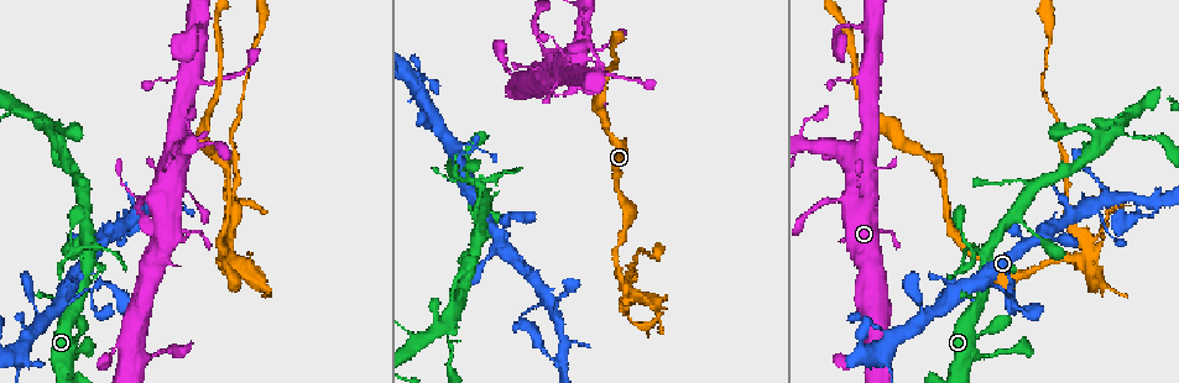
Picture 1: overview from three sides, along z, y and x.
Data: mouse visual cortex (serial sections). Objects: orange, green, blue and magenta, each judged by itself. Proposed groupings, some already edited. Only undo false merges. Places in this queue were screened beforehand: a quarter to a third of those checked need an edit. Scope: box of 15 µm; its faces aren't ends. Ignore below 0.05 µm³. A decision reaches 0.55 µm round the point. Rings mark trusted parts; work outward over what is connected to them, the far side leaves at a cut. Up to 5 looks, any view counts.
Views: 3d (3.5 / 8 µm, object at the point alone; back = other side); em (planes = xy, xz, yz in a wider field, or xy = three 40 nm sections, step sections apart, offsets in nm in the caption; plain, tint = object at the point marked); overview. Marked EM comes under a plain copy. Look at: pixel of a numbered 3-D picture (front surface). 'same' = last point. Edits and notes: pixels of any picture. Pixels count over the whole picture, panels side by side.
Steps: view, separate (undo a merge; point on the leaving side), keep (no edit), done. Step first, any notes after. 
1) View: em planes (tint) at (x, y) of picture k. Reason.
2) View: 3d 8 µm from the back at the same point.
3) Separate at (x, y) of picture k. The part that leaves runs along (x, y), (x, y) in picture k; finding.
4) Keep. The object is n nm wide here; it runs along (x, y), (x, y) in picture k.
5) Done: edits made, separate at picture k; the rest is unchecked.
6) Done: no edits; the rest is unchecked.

View: 3d 3.5 µm at (229, 255) of picture 1.

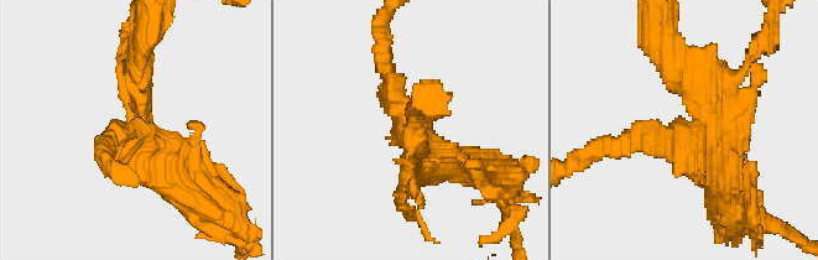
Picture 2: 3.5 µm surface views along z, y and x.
View: em xy step 5 (tint) at (698, 132) of picture 2. Now the EM.

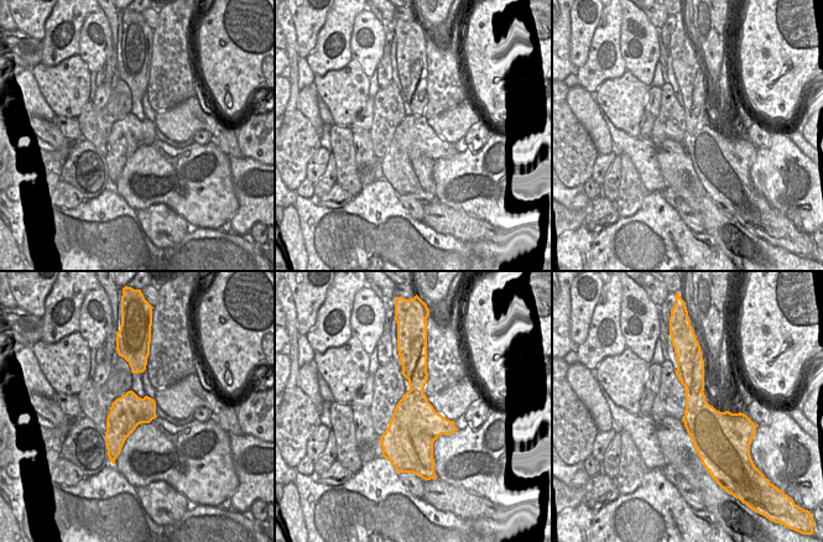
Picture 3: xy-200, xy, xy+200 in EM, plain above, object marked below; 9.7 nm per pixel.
Separate at (723, 77) of picture 2. The part that leaves runs along (706, 114), (702, 83), (661, 26) in picture 2; two cells meet here.

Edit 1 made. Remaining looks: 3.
View: overview. See it whole again.

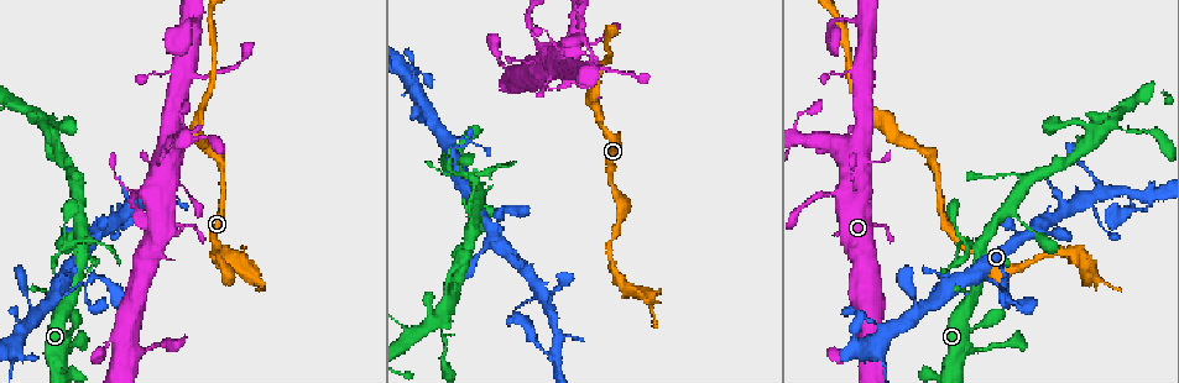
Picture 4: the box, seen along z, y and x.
View: em xy step 2 (tint) at (979, 252) of picture 4. A narrow waist.

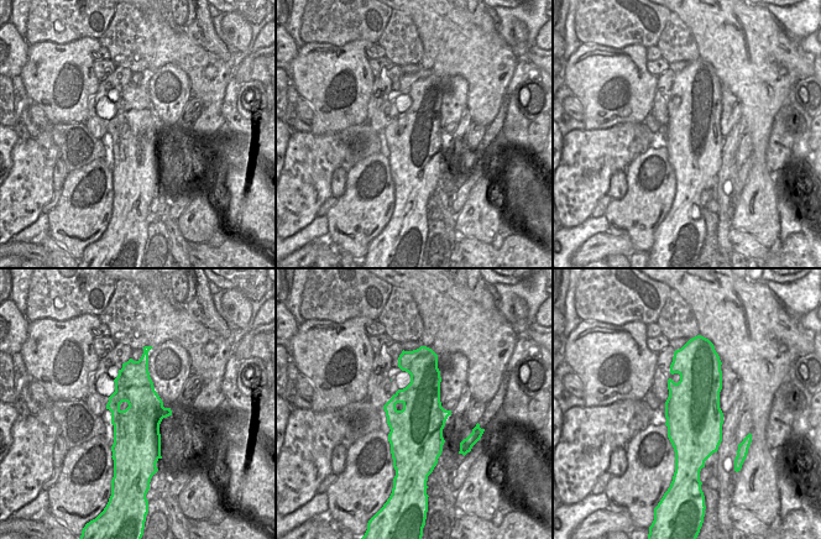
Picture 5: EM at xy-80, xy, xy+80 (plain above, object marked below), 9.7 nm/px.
View: 3d 3.5 µm at the same point. Wider look.

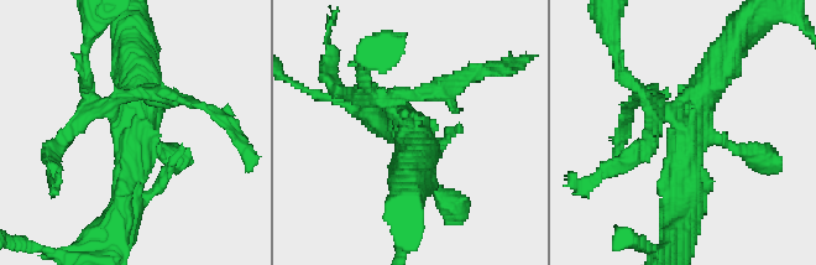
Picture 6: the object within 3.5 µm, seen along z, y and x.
Separate at (636, 93) of picture 6. The part that leaves runs along (668, 114), (623, 72), (610, 26) in picture 6; a second cell is stuck on.

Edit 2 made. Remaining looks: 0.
Done: edits made, separate at picture 2, separate at picture 6; the rest is unchecked.

